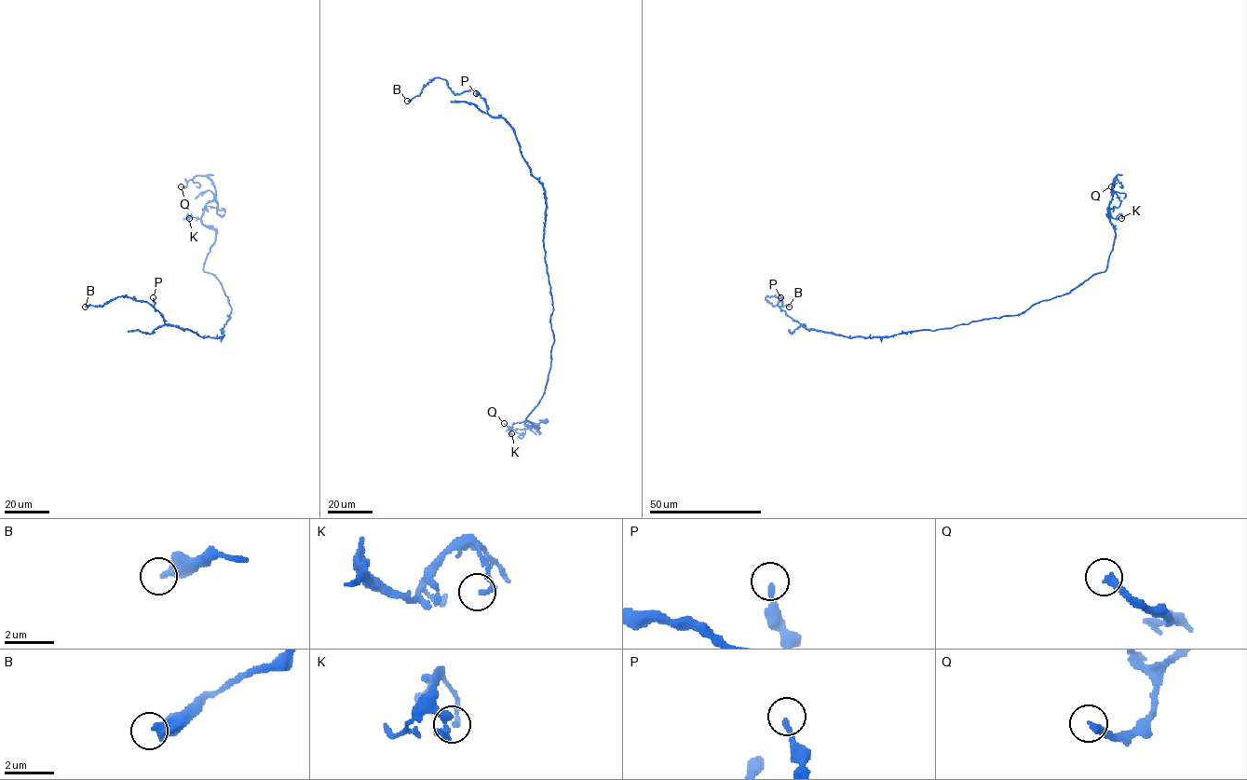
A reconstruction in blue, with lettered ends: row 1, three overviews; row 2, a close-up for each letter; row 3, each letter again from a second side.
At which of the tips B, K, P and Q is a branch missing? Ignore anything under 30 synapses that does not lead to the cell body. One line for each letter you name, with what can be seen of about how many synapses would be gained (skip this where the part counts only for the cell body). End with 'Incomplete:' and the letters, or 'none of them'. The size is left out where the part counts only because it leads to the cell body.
Incomplete: none of them

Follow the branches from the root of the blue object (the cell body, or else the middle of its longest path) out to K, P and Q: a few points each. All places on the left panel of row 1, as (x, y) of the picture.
K: (225, 324), (230, 318), (228, 297), (217, 280), (203, 270), (216, 231), (187, 214), (189, 218)
P: (225, 324), (220, 336), (201, 336), (167, 325), (154, 307), (153, 297)
Q: (225, 324), (228, 297), (203, 270), (216, 231), (201, 216), (215, 186), (197, 175), (181, 186)

